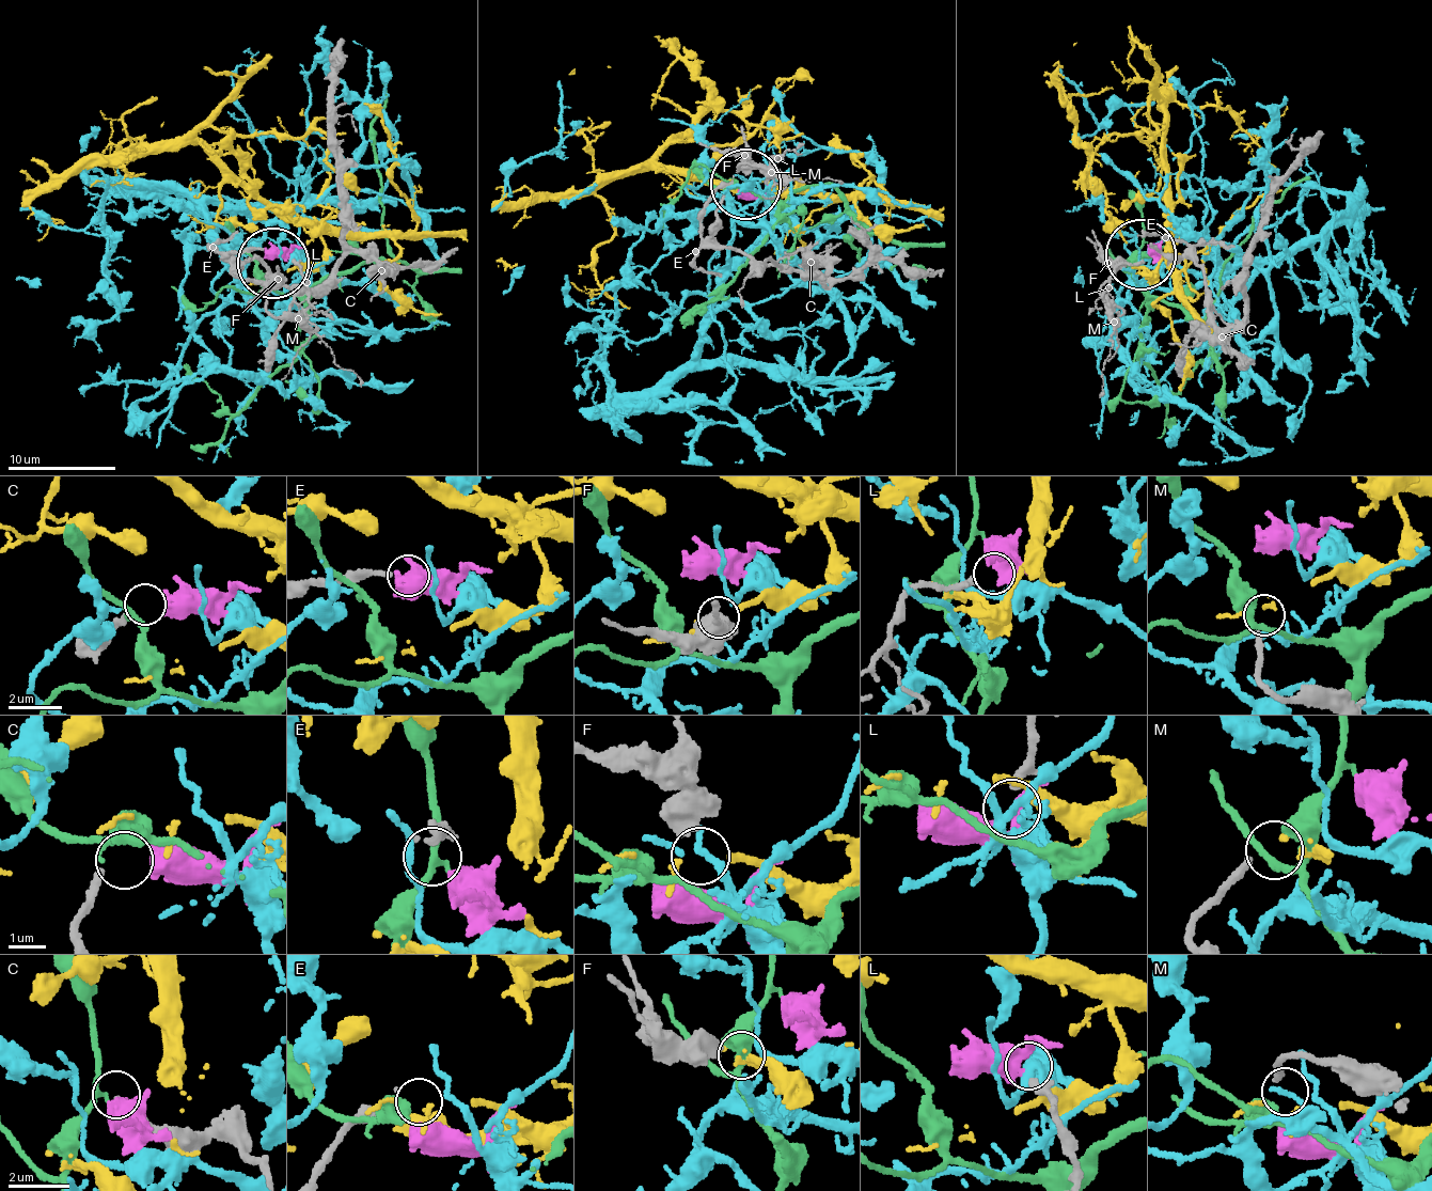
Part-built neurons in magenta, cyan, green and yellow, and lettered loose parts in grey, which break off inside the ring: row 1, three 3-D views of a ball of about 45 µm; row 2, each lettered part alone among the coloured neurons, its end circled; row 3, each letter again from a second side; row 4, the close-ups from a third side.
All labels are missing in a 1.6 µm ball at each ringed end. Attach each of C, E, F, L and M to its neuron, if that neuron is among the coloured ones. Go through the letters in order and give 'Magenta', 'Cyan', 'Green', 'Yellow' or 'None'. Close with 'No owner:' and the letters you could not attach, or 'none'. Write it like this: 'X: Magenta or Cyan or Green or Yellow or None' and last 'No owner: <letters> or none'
C: Magenta
E: None
F: Cyan
L: None
M: Yellow
No owner: E, L

